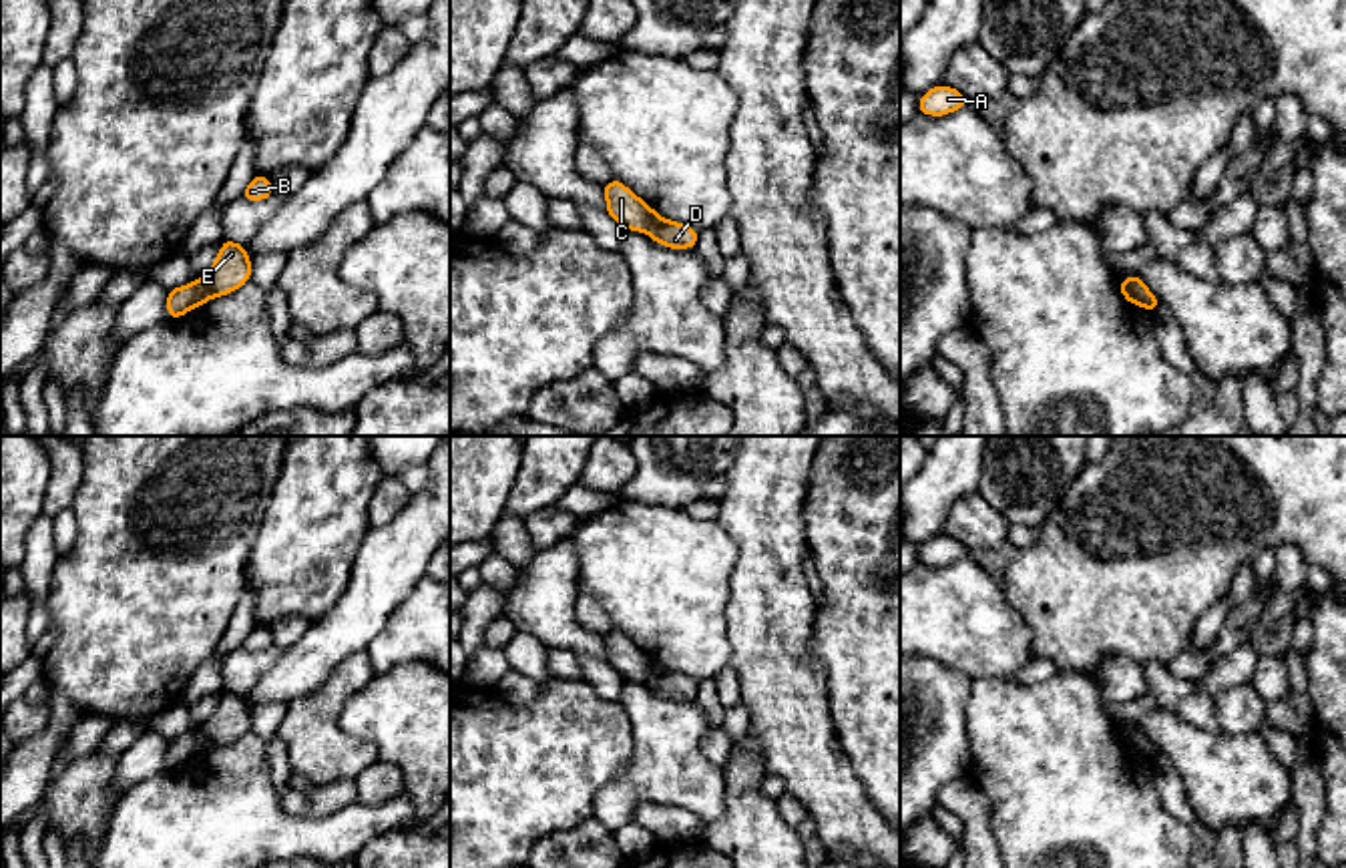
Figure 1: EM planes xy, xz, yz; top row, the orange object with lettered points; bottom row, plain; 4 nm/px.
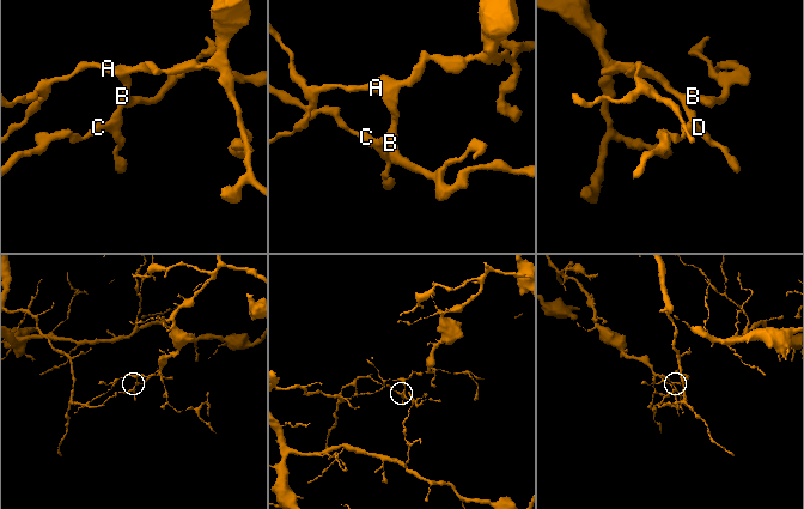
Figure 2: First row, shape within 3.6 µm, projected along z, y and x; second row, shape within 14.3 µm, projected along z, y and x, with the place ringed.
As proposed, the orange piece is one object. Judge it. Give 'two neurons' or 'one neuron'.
two neurons

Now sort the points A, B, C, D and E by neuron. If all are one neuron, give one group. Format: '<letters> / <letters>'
A B D E / C

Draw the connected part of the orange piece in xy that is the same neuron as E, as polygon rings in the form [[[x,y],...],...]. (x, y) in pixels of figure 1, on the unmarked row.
[[[223,691],[213,715],[199,725],[199,743],[203,753],[213,747],[229,745],[251,729],[251,709],[245,695]]]

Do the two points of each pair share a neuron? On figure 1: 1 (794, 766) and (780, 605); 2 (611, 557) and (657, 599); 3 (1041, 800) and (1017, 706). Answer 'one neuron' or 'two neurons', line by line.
1: one neuron
2: one neuron
3: one neuron

